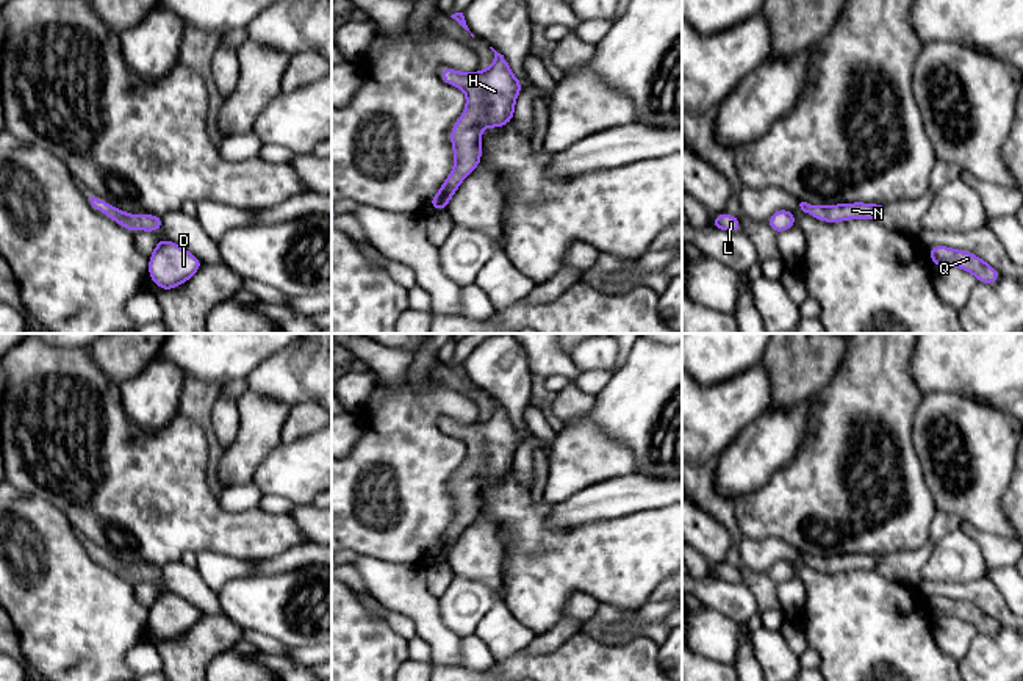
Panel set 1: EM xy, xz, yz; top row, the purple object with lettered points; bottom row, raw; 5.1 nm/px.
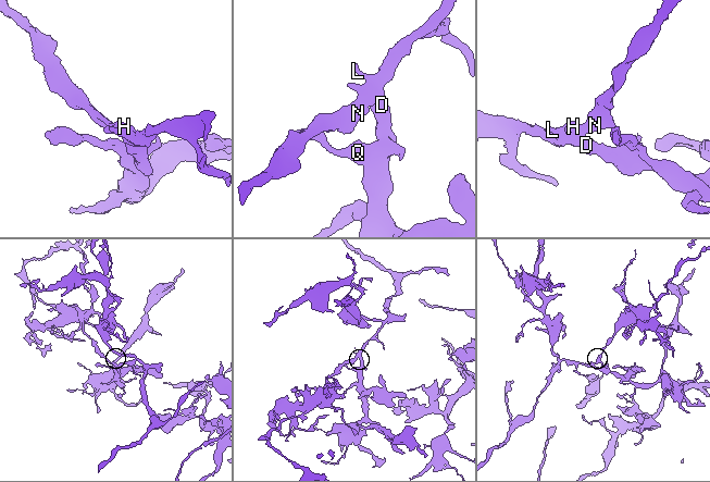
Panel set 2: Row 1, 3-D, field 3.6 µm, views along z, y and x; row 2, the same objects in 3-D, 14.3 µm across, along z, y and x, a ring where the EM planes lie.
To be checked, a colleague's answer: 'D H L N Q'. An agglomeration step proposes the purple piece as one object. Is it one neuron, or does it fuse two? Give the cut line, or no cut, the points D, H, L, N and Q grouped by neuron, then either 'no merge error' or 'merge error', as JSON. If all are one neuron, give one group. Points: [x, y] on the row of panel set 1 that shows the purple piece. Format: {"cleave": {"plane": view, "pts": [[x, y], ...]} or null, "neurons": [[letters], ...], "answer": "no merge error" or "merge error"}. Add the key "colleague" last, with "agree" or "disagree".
{"cleave": null, "neurons": [["D", "H", "L", "N", "Q"]], "answer": "no merge error", "colleague": "agree"}

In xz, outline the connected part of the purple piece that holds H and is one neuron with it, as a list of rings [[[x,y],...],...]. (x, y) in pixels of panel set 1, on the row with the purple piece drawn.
[[[493,47],[490,49],[494,52],[494,61],[485,70],[471,74],[461,74],[450,67],[440,70],[440,78],[444,83],[465,91],[466,108],[449,135],[455,164],[440,191],[429,202],[433,211],[446,210],[461,182],[479,168],[482,128],[501,128],[515,117],[515,102],[524,85],[513,75],[504,55]]]

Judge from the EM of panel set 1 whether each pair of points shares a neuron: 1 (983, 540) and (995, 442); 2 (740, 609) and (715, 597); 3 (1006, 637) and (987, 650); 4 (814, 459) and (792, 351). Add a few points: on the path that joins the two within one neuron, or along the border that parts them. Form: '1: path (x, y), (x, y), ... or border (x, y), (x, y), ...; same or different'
1: border (962, 520), (979, 529), (1006, 537); different
2: path (734, 603), (721, 597); same
3: path (1001, 642), (992, 650); same
4: border (836, 373), (809, 398); different

